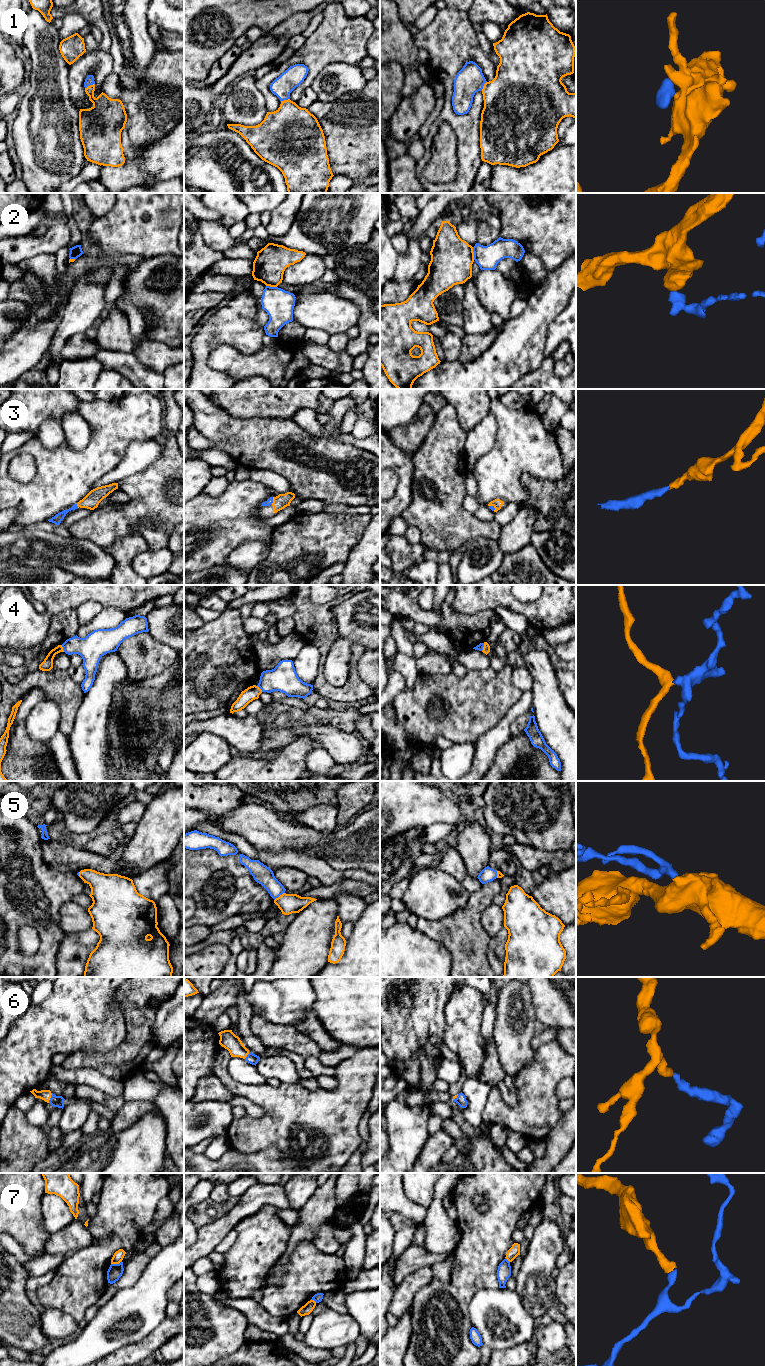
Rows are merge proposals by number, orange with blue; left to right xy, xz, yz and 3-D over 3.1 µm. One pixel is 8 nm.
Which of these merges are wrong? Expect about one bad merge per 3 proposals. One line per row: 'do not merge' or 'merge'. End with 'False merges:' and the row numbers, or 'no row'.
1: merge
2: do not merge
3: merge
4: do not merge
5: merge
6: merge
7: do not merge
False merges: 2, 4, 7

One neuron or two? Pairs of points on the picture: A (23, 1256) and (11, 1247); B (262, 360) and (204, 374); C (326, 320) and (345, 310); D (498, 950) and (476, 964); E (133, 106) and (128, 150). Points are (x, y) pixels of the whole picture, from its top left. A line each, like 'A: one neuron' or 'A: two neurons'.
A: one neuron
B: two neurons
C: one neuron
D: two neurons
E: two neurons

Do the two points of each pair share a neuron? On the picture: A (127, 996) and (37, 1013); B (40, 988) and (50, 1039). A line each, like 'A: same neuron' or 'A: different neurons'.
A: different neurons
B: different neurons

